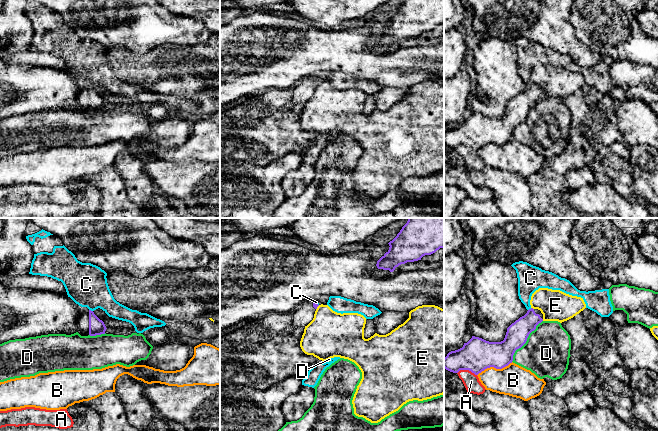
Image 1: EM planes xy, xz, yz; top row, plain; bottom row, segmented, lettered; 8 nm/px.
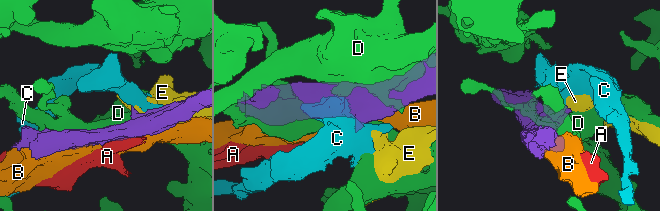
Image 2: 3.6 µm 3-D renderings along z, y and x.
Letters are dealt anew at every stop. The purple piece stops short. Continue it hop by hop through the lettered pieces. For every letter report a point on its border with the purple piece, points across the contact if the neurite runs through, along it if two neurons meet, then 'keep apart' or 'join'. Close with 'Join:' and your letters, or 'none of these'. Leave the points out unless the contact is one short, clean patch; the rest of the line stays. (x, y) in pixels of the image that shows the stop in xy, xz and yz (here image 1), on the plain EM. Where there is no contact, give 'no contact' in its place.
A: yz (467, 145) | keep apart
B: yz (494, 143) | keep apart
C: xy (90, 86) | along xy (89, 85), (92, 87) | keep apart
D: yz (526, 116) | keep apart
E: yz (532, 84) | along yz (531, 83), (533, 85) | keep apart
Join: none of these

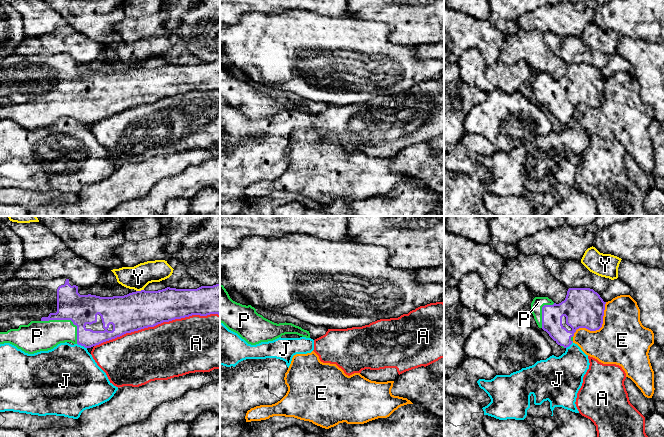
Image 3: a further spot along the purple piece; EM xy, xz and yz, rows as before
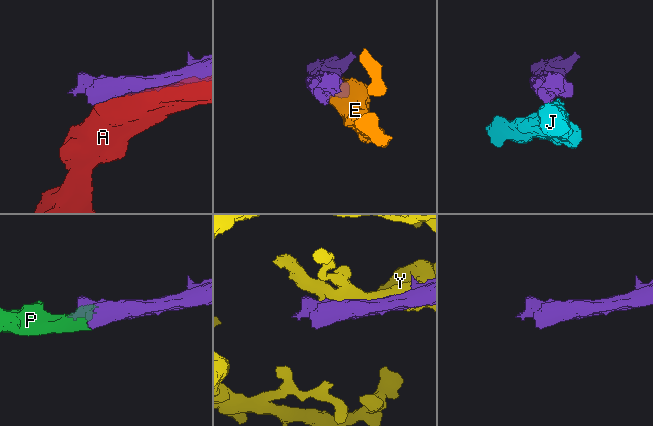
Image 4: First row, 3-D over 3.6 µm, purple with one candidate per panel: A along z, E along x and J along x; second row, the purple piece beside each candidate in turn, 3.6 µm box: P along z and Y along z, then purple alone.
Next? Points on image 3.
A: xy (156, 100) | keep apart
E: yz (597, 105) | keep apart
J: yz (569, 121) | along yz (572, 117), (566, 124) | keep apart
P: xy (67, 95) | join
Y: xy (139, 67) | keep apart
Join: P

